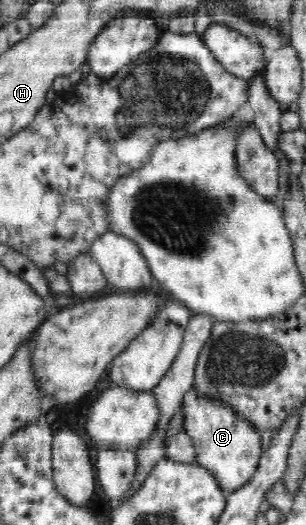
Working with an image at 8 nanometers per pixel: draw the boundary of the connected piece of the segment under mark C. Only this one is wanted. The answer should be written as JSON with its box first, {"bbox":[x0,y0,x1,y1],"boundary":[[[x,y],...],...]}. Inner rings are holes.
{"bbox":[180,386,263,494],"boundary":[[[195,386],[184,394],[180,411],[184,416],[184,430],[194,442],[197,464],[211,472],[211,476],[215,477],[225,494],[249,482],[258,468],[263,452],[259,431],[253,425],[247,424],[247,421],[240,420],[239,416],[235,416],[235,411],[223,405],[223,401],[199,396]]]}

